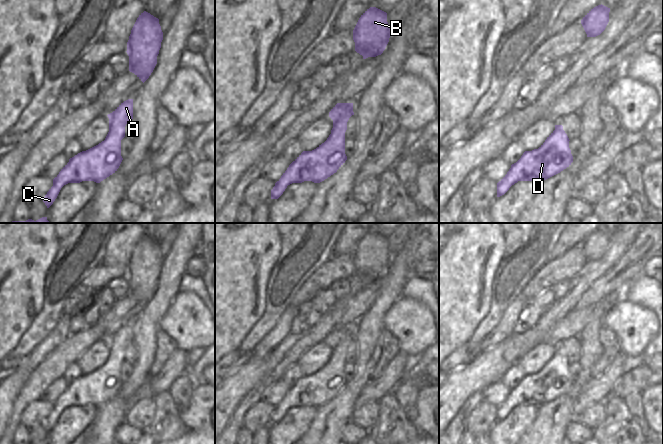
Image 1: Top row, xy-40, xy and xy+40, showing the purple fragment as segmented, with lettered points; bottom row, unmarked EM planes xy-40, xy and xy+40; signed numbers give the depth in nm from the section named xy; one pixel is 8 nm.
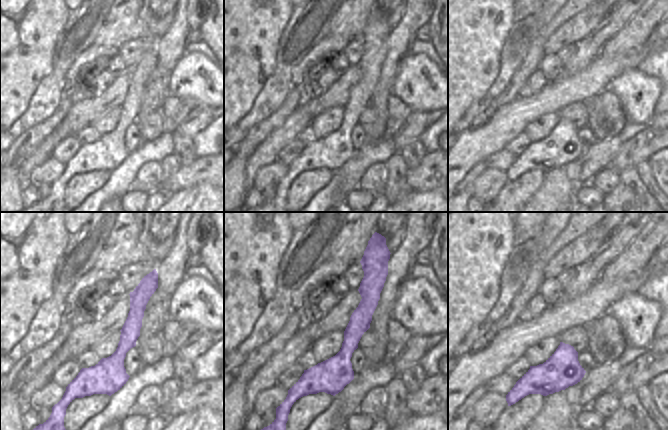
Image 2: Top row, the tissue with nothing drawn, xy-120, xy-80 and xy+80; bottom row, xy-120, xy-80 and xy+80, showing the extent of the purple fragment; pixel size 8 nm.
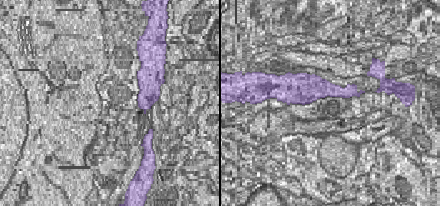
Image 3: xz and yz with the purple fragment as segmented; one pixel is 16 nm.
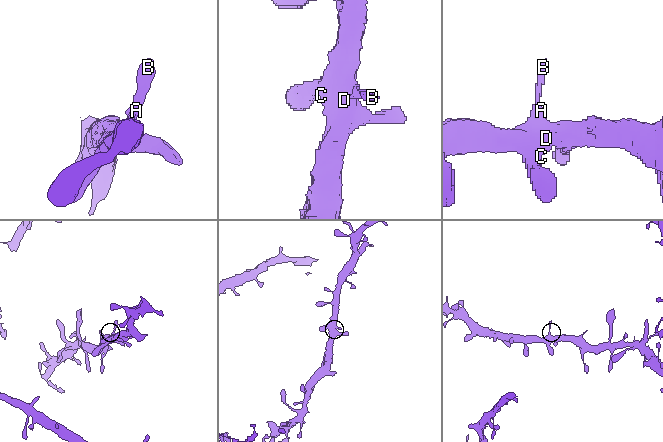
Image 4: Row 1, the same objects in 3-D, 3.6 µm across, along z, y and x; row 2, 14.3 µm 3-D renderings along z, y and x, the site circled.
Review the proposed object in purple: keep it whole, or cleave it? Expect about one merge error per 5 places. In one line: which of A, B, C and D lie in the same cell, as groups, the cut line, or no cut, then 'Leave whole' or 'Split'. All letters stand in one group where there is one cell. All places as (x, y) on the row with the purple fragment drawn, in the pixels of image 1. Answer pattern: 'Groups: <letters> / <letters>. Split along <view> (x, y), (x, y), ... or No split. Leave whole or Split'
Groups: A B C D. No split. Leave whole.

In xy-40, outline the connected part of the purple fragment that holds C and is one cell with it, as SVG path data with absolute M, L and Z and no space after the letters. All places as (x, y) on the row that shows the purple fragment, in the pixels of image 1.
M133 99L124 101L107 116L109 132L105 140L69 159L53 179L53 186L43 198L47 208L53 204L64 185L82 181L100 183L119 168L123 160L121 140L125 137L127 122L133 119Z

